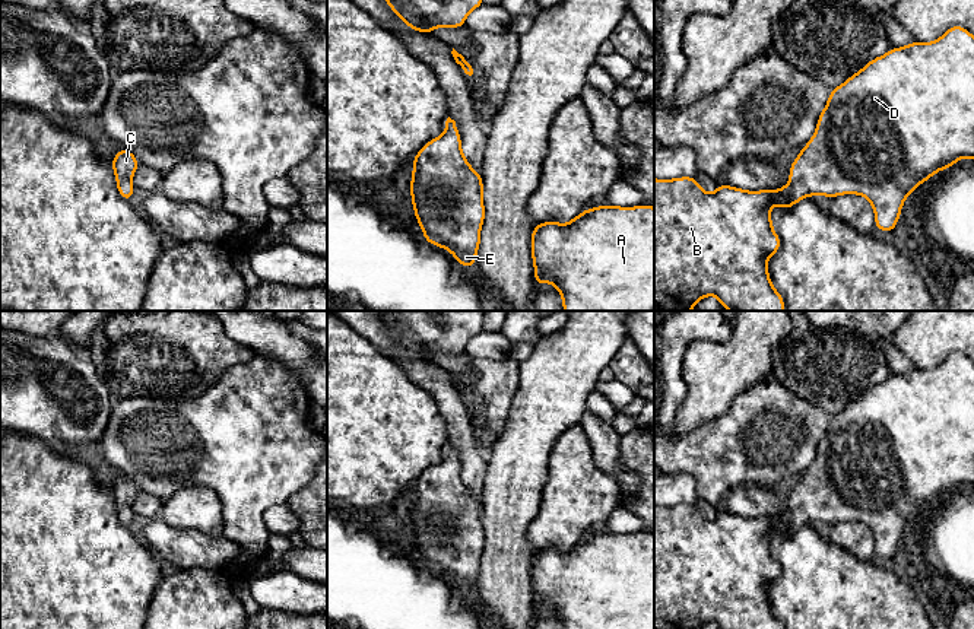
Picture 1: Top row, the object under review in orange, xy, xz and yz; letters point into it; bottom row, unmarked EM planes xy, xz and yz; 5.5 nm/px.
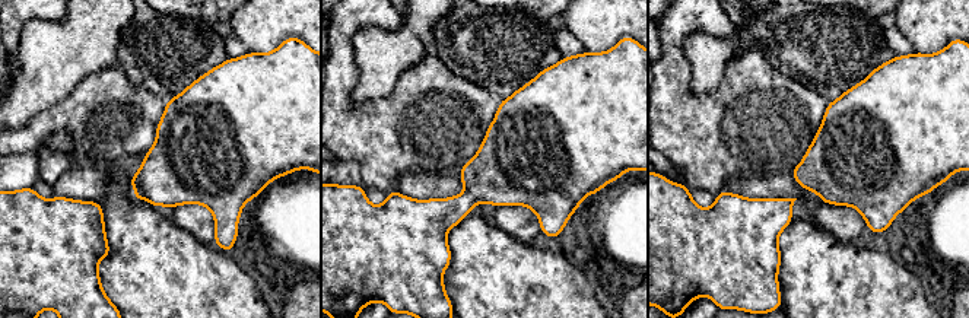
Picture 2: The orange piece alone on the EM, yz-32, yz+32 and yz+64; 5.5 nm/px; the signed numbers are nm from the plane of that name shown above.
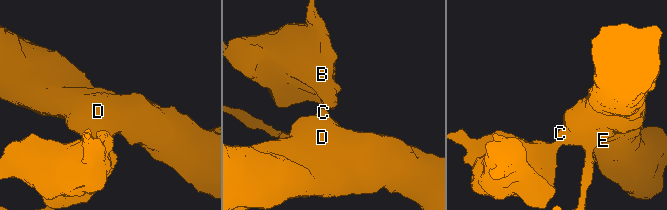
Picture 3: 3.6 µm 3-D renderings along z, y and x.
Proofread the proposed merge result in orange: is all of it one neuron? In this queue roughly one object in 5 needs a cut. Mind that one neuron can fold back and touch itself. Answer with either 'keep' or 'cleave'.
keep

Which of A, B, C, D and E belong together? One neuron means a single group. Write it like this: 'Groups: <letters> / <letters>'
Groups: A B C D E

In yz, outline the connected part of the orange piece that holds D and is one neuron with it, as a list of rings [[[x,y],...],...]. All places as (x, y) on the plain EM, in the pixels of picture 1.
[[[955,352],[933,369],[914,368],[901,375],[891,375],[886,381],[870,387],[843,412],[831,416],[828,429],[818,445],[816,458],[790,492],[790,509],[783,515],[748,518],[718,511],[717,517],[708,521],[699,514],[695,503],[673,506],[654,505],[654,629],[698,629],[710,622],[717,623],[720,629],[784,629],[783,622],[771,611],[767,593],[767,585],[772,584],[781,574],[781,566],[772,556],[770,539],[772,531],[778,531],[781,536],[787,537],[808,522],[827,522],[834,525],[843,521],[857,521],[870,528],[875,539],[875,555],[883,559],[894,559],[907,522],[936,499],[955,493],[956,487],[961,485],[974,486],[974,363],[968,356]]]

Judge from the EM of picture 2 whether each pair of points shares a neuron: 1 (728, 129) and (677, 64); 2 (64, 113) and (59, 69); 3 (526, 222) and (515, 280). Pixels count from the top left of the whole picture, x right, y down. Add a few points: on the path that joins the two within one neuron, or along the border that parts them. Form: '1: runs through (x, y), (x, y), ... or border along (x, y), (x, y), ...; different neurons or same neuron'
1: runs through (709, 120), (677, 88), (677, 83); same neuron
2: border along (86, 76), (62, 101), (32, 117); different neurons
3: border along (493, 223), (530, 245); different neurons

